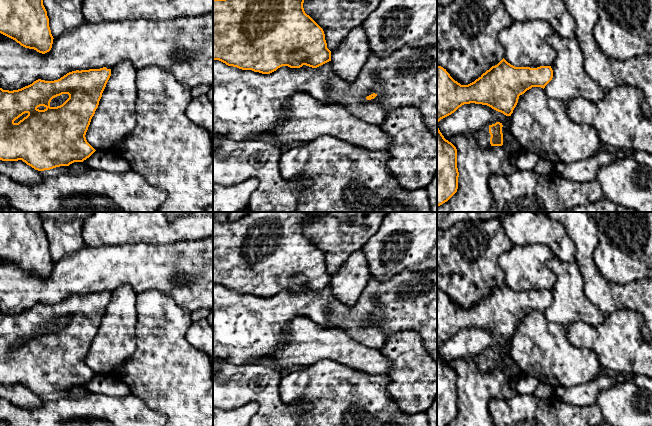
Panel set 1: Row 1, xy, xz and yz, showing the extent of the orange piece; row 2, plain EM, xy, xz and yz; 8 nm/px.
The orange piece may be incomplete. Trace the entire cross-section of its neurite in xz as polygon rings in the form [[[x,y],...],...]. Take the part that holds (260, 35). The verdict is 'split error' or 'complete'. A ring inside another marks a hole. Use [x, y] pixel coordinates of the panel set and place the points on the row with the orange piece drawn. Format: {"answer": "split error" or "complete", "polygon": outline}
{"answer": "complete", "polygon": [[[213,0],[213,60],[270,74],[282,66],[317,68],[331,61],[323,29],[305,13],[304,0]]]}

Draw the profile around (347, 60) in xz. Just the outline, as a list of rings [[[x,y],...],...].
[[[362,26],[352,28],[331,52],[334,72],[347,82],[354,82],[367,58],[371,55],[369,42]]]

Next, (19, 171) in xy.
[[[0,160],[0,175],[5,175],[13,181],[26,185],[35,185],[44,180],[44,177],[40,174],[40,171],[35,170],[22,160]]]

